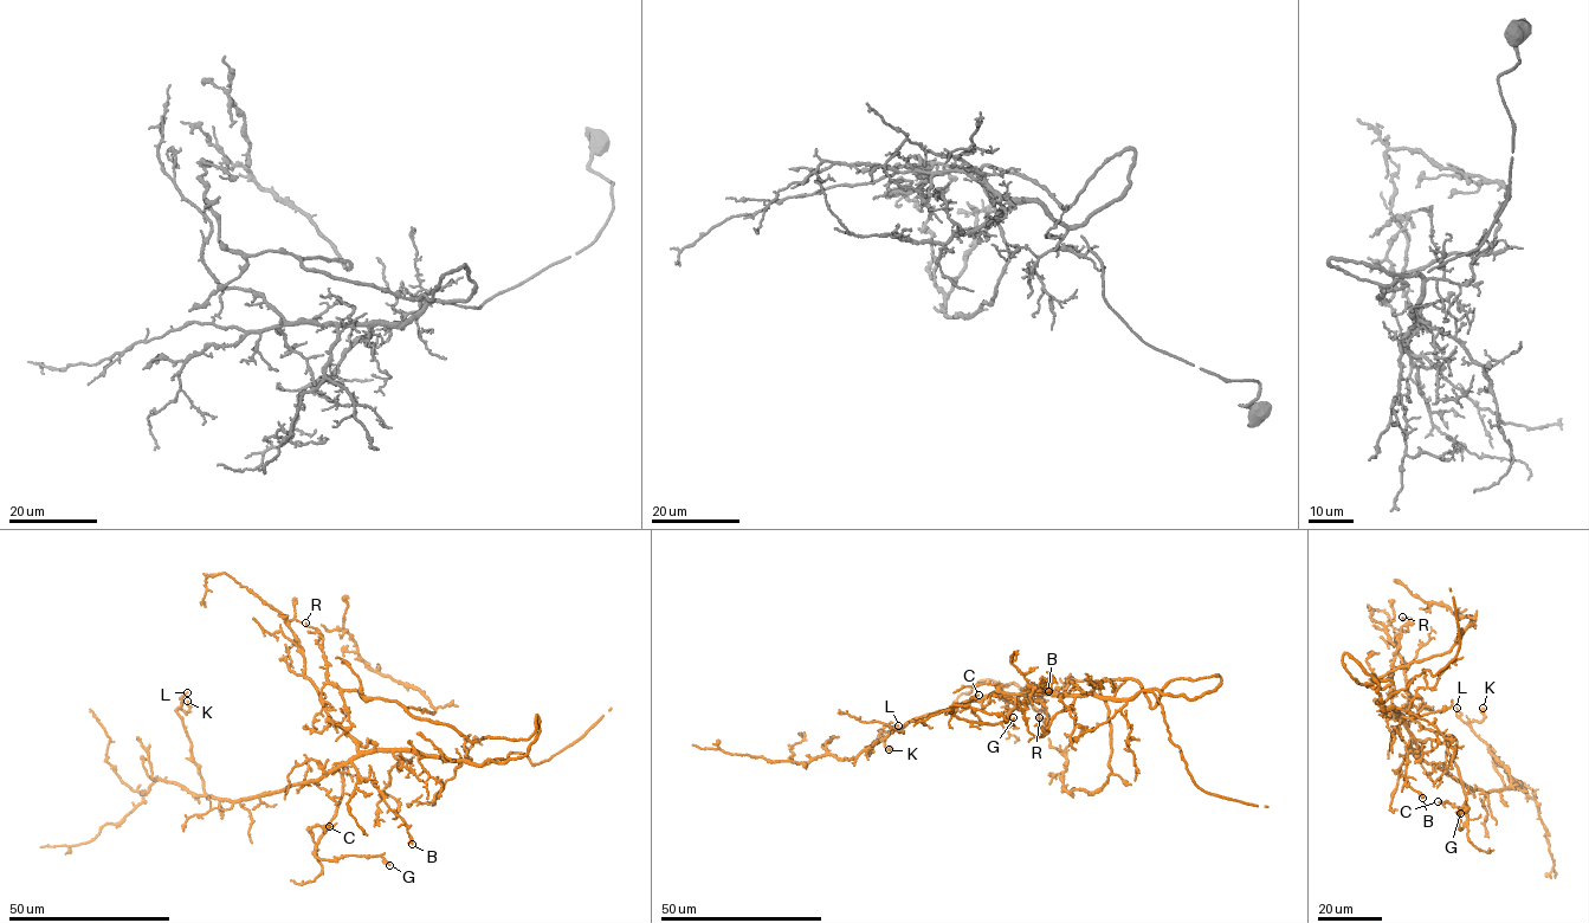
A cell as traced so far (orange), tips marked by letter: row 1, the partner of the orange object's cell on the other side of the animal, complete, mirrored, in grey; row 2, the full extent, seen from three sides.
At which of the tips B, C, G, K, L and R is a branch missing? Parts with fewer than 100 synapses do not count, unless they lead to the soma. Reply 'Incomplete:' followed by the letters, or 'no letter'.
Incomplete: no letter

